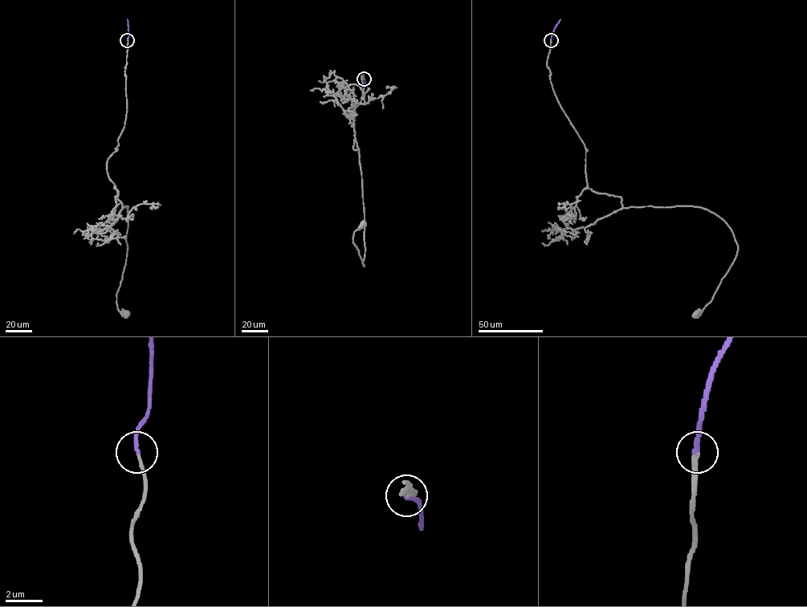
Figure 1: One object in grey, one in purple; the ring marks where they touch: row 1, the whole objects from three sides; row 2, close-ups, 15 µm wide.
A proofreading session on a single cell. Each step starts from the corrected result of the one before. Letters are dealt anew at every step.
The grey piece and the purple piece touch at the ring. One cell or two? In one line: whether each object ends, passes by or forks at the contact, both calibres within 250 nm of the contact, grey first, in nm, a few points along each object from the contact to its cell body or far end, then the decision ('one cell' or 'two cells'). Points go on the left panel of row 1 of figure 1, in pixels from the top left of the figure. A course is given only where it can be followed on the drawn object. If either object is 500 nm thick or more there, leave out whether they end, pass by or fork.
grey ends; purple ends; calibres 190 and 200 nm; course grey (127, 40), (127, 112), (107, 163), (116, 197), (122, 208), (128, 206), (128, 250), (116, 300), (126, 314); course purple (127, 40), (127, 19); one cell

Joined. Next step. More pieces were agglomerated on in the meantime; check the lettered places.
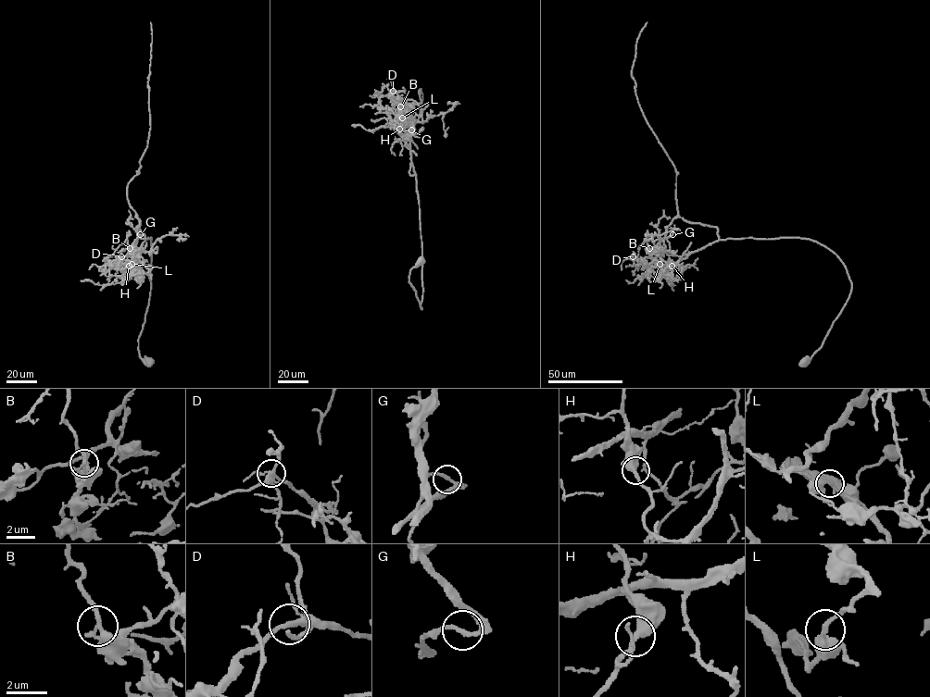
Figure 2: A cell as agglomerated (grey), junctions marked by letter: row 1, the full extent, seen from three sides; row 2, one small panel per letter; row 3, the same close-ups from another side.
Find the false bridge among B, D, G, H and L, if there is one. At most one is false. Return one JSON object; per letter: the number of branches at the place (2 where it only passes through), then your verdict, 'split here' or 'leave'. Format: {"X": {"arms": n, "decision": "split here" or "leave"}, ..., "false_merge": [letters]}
{"B": {"arms": 2, "decision": "split here"}, "D": {"arms": 3, "decision": "leave"}, "G": {"arms": 2, "decision": "leave"}, "H": {"arms": 2, "decision": "leave"}, "L": {"arms": 2, "decision": "leave"}, "false_merge": ["B"]}

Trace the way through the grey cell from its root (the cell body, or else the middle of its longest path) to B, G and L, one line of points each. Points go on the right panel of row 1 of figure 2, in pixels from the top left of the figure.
B: (803, 362), (822, 345), (851, 289), (832, 251), (795, 237), (720, 240), (716, 227), (678, 217), (648, 248)
G: (803, 362), (850, 292), (835, 254), (804, 238), (720, 240), (716, 227), (678, 217), (667, 229), (672, 234)
L: (803, 362), (822, 345), (851, 289), (832, 251), (804, 238), (726, 238), (676, 265), (659, 264)

